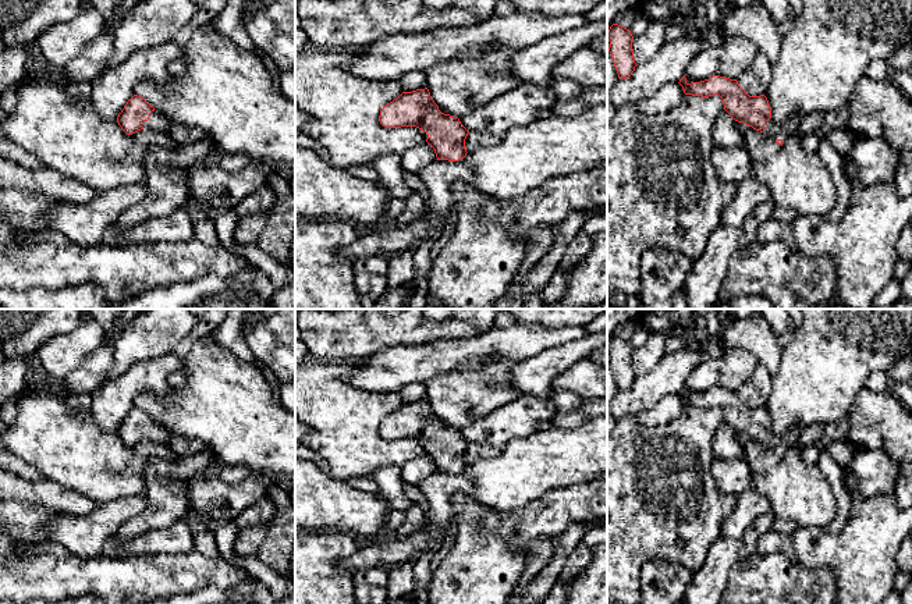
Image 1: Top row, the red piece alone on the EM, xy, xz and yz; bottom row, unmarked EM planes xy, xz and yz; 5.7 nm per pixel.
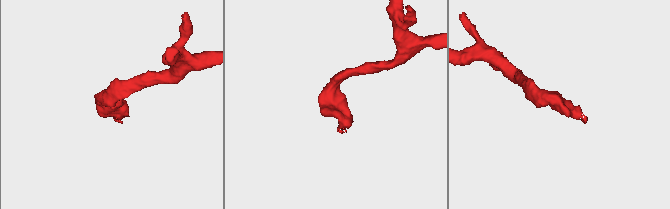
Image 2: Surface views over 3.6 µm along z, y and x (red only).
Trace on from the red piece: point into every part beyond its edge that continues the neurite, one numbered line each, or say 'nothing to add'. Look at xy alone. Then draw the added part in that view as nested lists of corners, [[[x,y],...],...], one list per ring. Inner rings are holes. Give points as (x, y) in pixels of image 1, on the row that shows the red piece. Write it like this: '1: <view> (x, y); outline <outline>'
1: xy (158, 123); outline [[[156,110],[152,111],[149,120],[142,121],[141,125],[143,128],[150,128],[153,131],[164,131],[164,132],[167,132],[170,127],[168,121],[163,116],[157,114]]]

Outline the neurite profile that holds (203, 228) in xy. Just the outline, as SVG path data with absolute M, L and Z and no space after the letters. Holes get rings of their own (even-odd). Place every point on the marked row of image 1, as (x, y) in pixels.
M202 212L194 213L192 224L194 224L194 237L196 239L210 246L216 246L220 244L210 214Z

